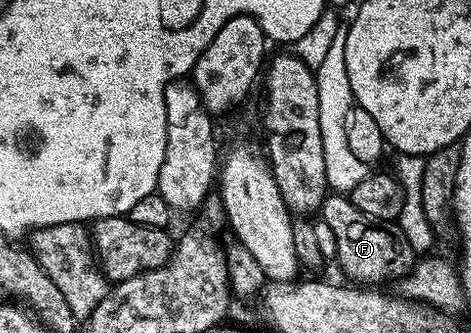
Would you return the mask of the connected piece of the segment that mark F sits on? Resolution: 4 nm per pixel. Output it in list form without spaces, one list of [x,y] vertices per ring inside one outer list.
[[[329,194],[318,213],[319,219],[330,226],[336,243],[335,263],[349,276],[349,281],[360,286],[380,286],[383,280],[399,281],[412,269],[418,259],[417,249],[404,237],[399,223],[375,220],[358,210],[344,194]]]

